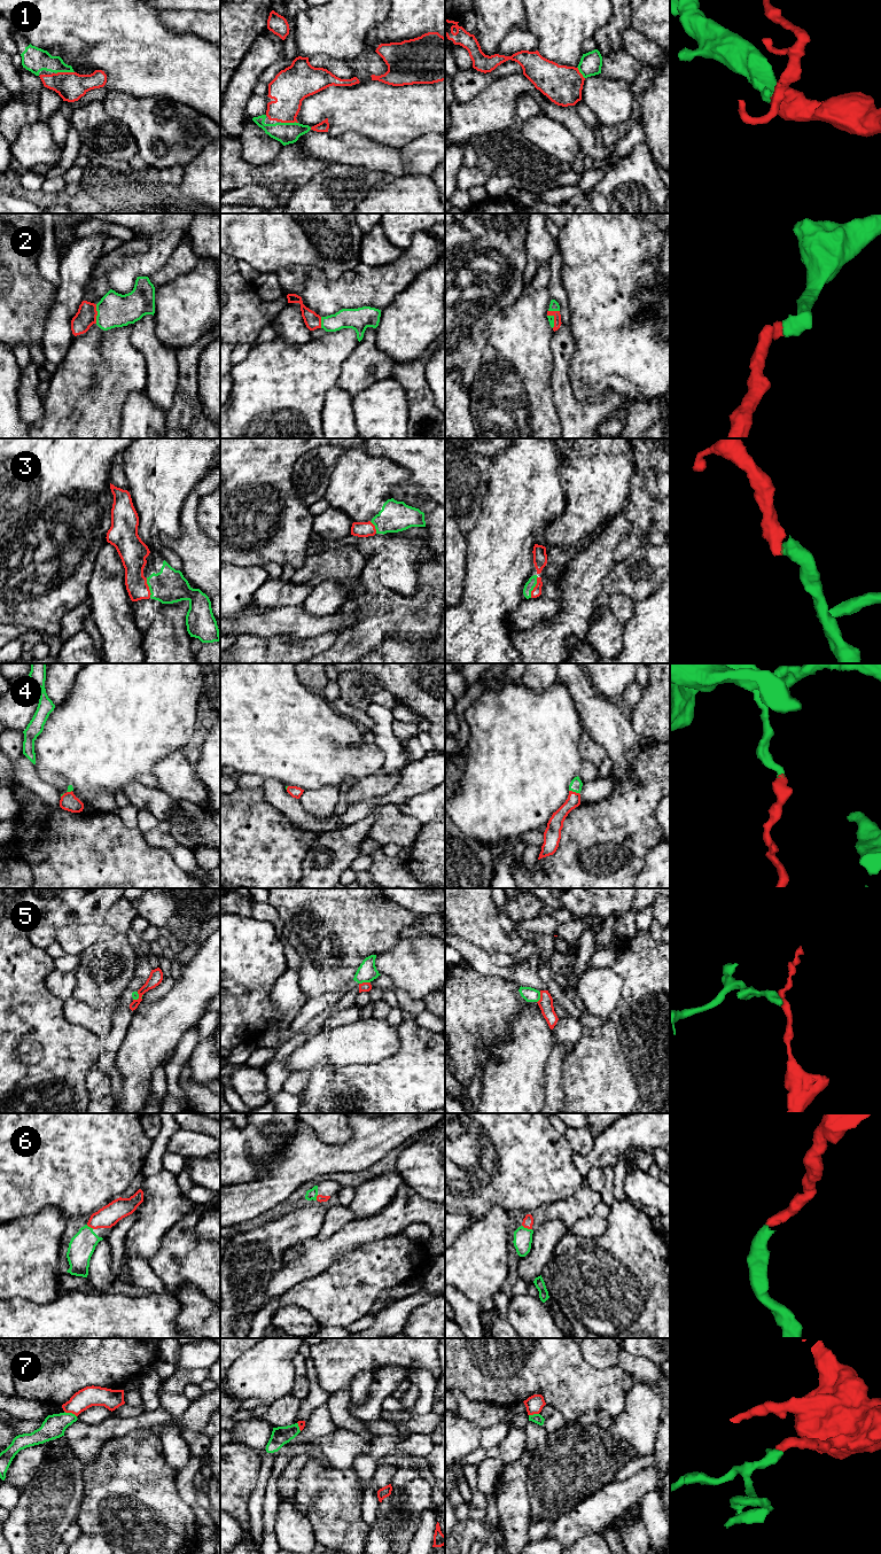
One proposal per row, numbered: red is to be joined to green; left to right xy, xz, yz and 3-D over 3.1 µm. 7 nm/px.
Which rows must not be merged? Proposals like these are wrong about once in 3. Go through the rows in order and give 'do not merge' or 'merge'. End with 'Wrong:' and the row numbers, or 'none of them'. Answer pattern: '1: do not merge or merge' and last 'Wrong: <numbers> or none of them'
1: merge
2: merge
3: merge
4: do not merge
5: do not merge
6: merge
7: do not merge
Wrong: 4, 5, 7

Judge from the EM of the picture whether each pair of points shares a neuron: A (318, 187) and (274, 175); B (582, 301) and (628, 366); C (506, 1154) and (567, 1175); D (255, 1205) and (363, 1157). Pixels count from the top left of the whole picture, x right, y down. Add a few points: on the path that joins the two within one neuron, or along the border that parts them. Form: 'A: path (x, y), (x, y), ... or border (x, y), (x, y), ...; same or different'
A: border (326, 168), (296, 188); different
B: path (598, 317), (605, 324), (609, 343), (615, 350); same
C: path (521, 1162), (529, 1163), (542, 1172), (552, 1175); same
D: path (281, 1179), (303, 1158), (336, 1158); same

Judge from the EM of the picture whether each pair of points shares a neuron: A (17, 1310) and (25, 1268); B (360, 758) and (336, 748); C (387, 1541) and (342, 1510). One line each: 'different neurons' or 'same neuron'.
A: different neurons
B: same neuron
C: different neurons

